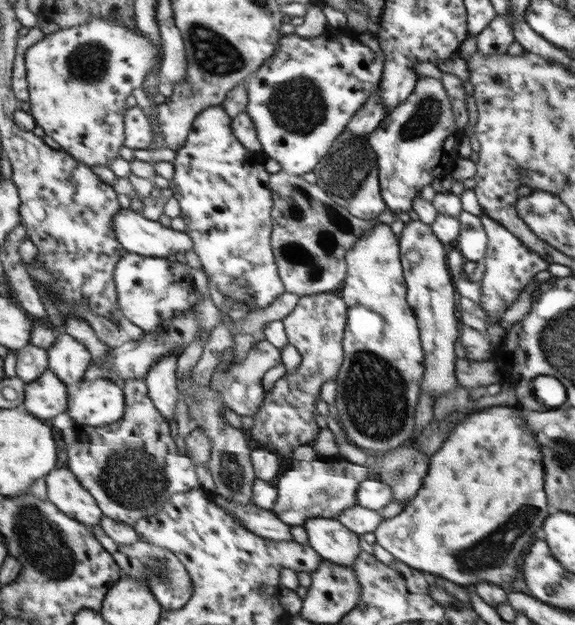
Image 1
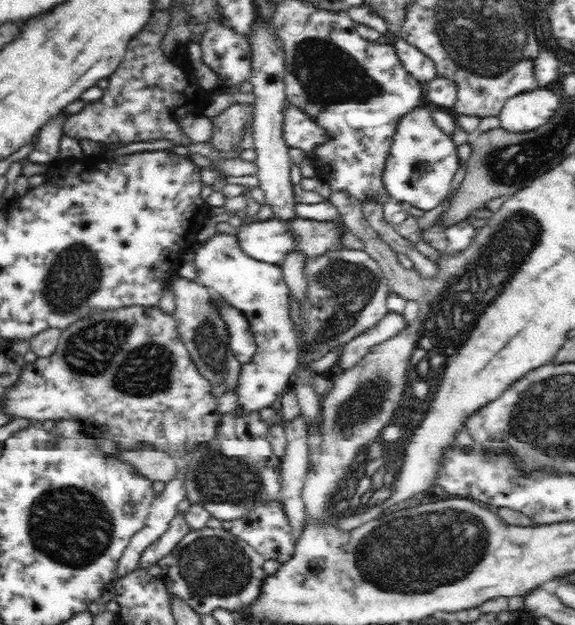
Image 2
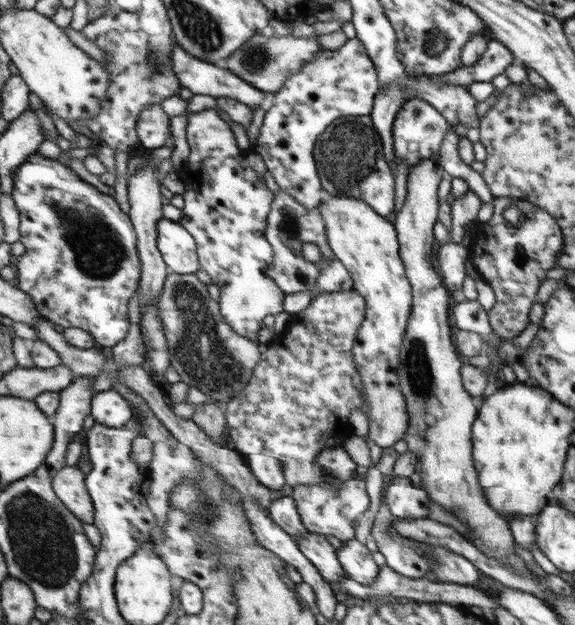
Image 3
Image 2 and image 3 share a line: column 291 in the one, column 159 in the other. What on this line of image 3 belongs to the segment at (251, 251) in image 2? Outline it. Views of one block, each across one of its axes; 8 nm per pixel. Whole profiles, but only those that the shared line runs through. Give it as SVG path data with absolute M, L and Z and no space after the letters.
M165 218L159 221L158 248L172 272L193 274L202 268L195 236L180 222Z

